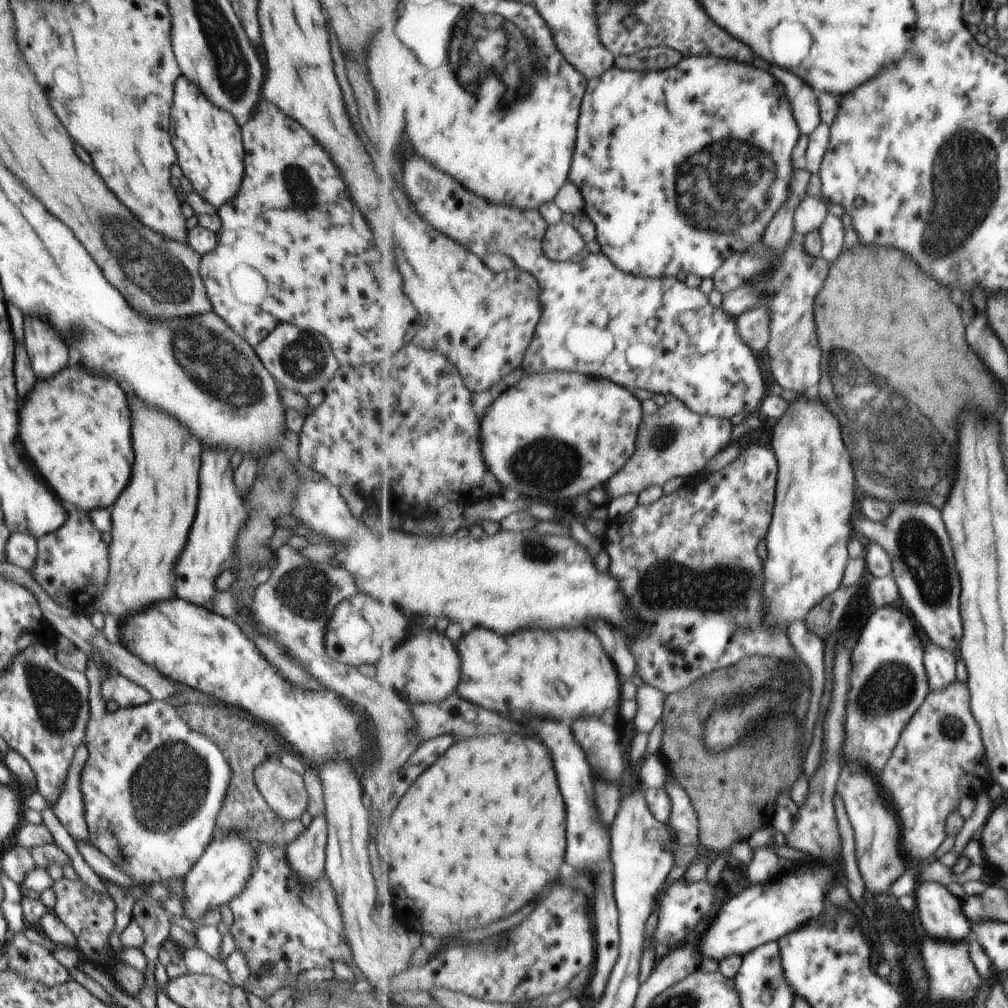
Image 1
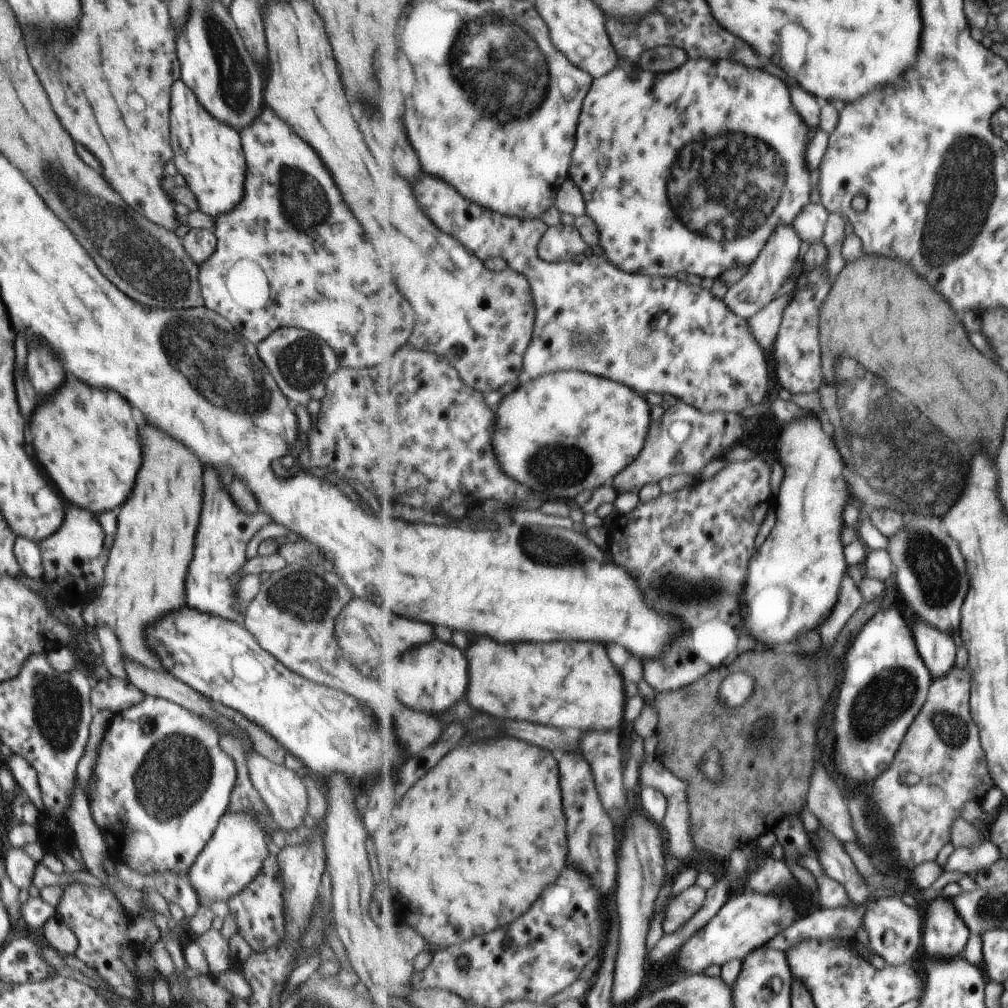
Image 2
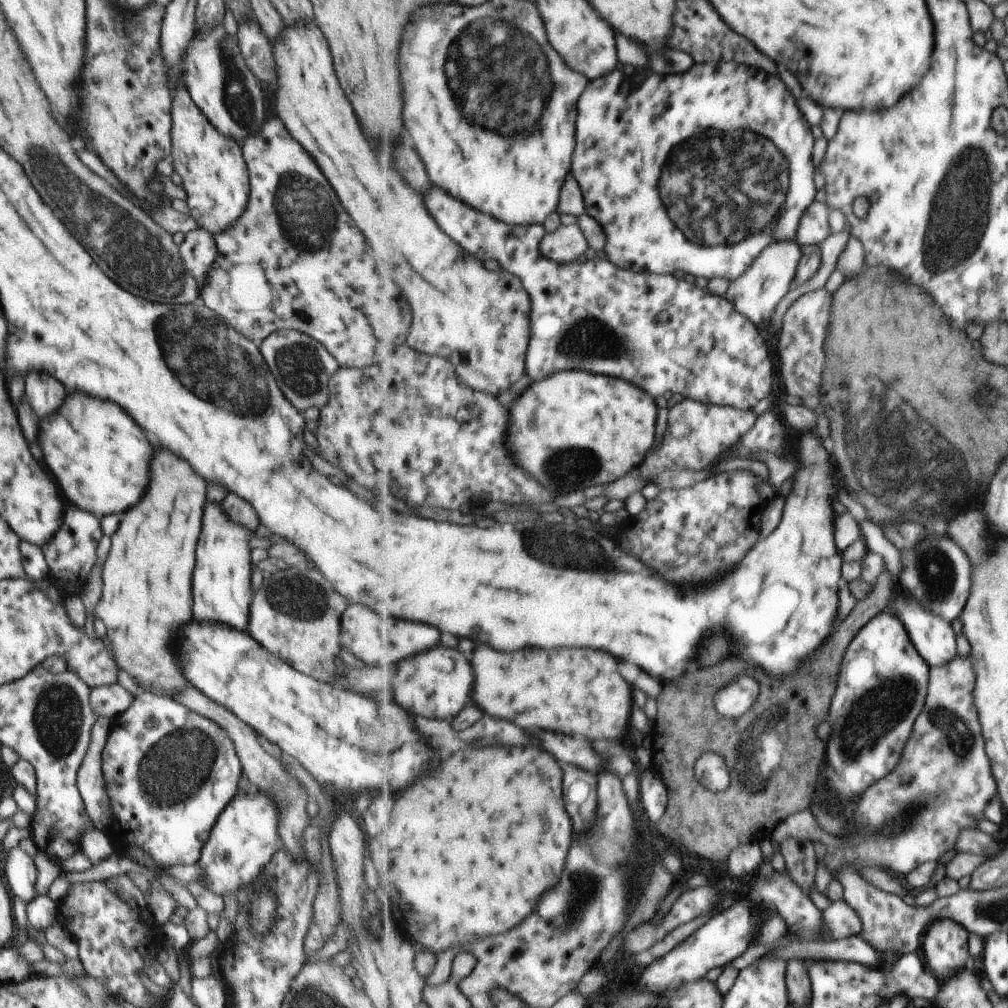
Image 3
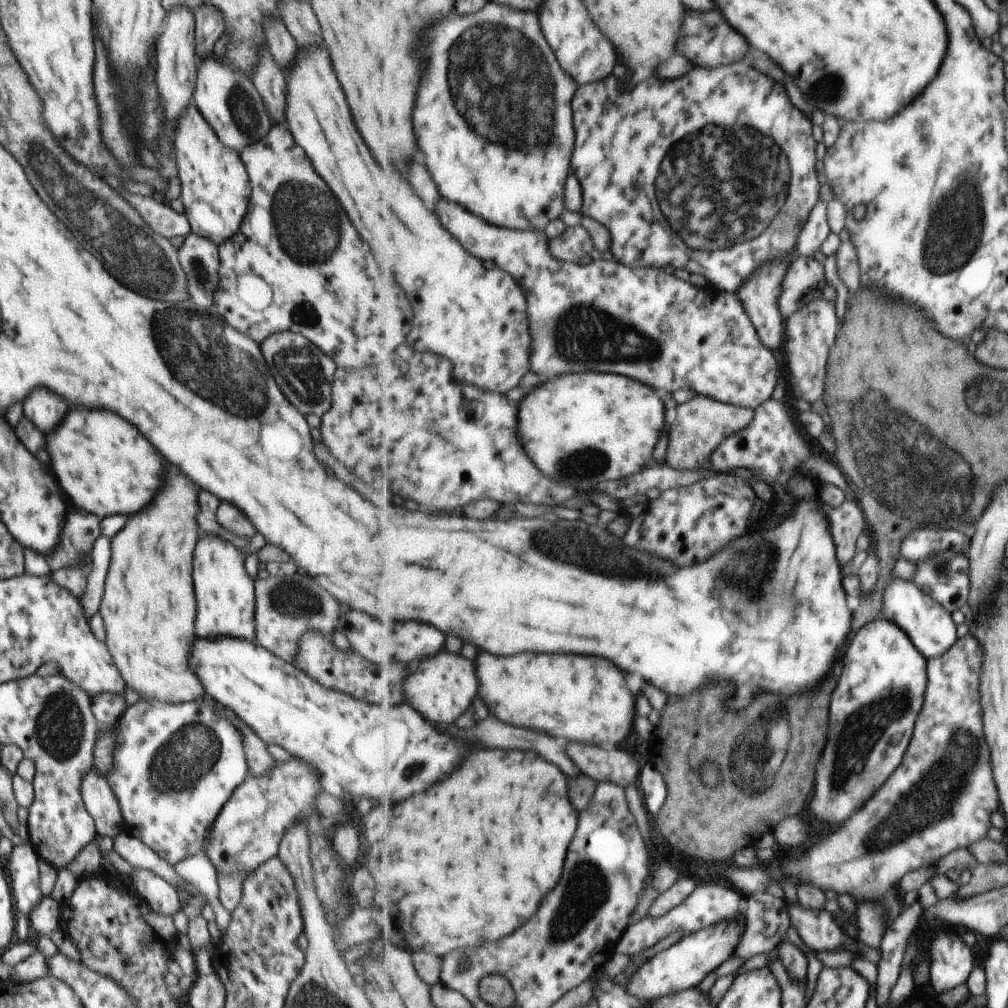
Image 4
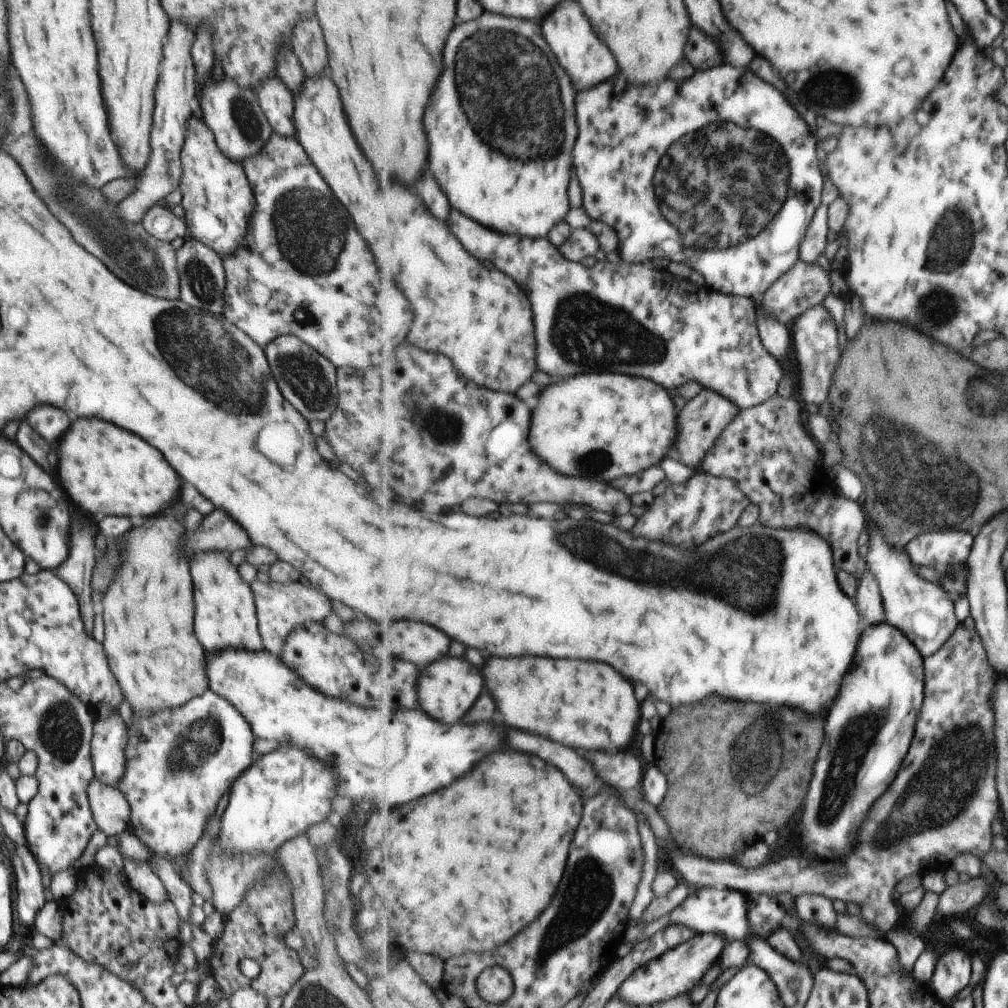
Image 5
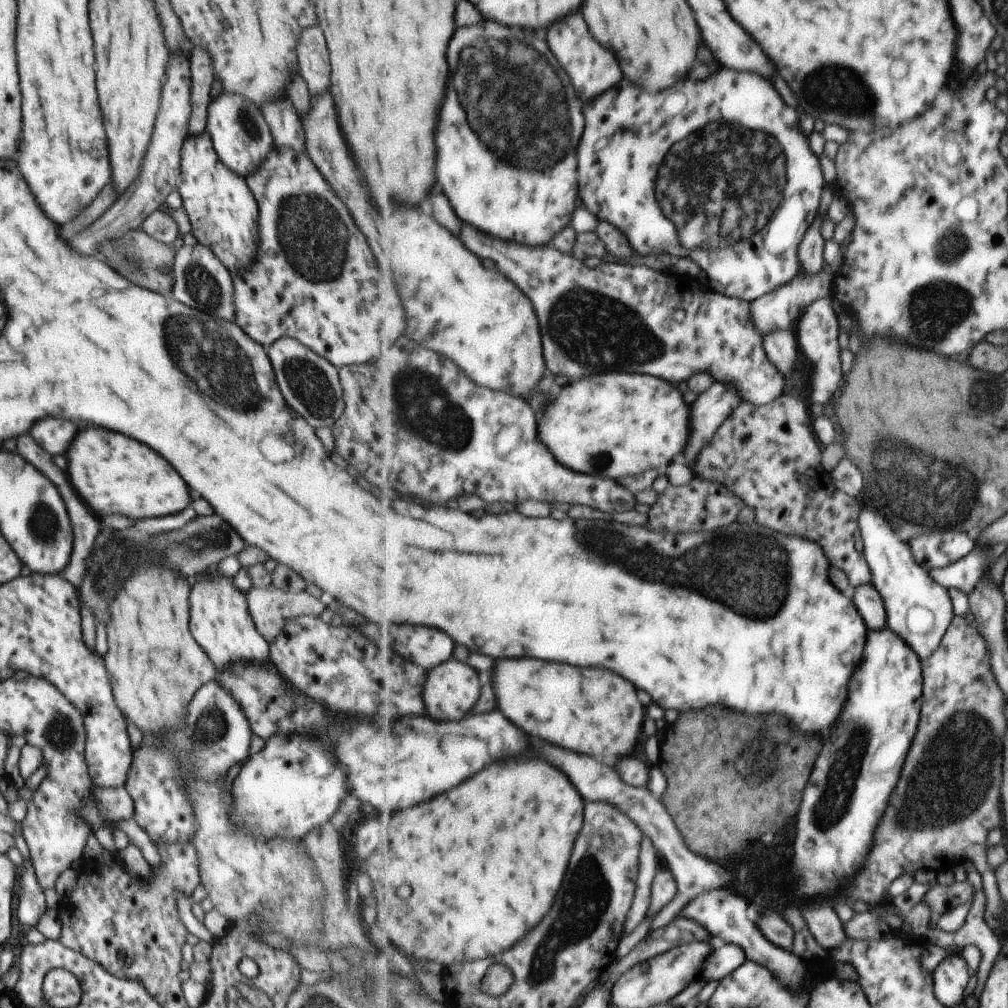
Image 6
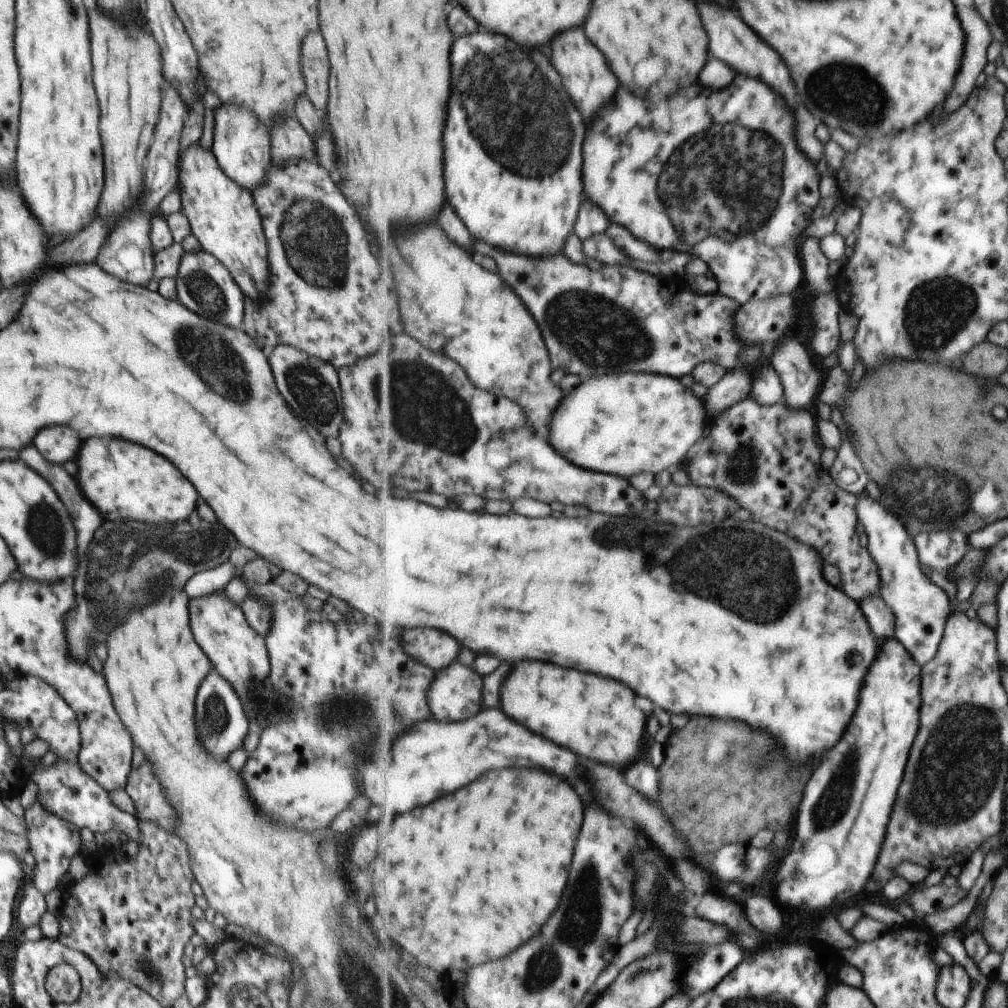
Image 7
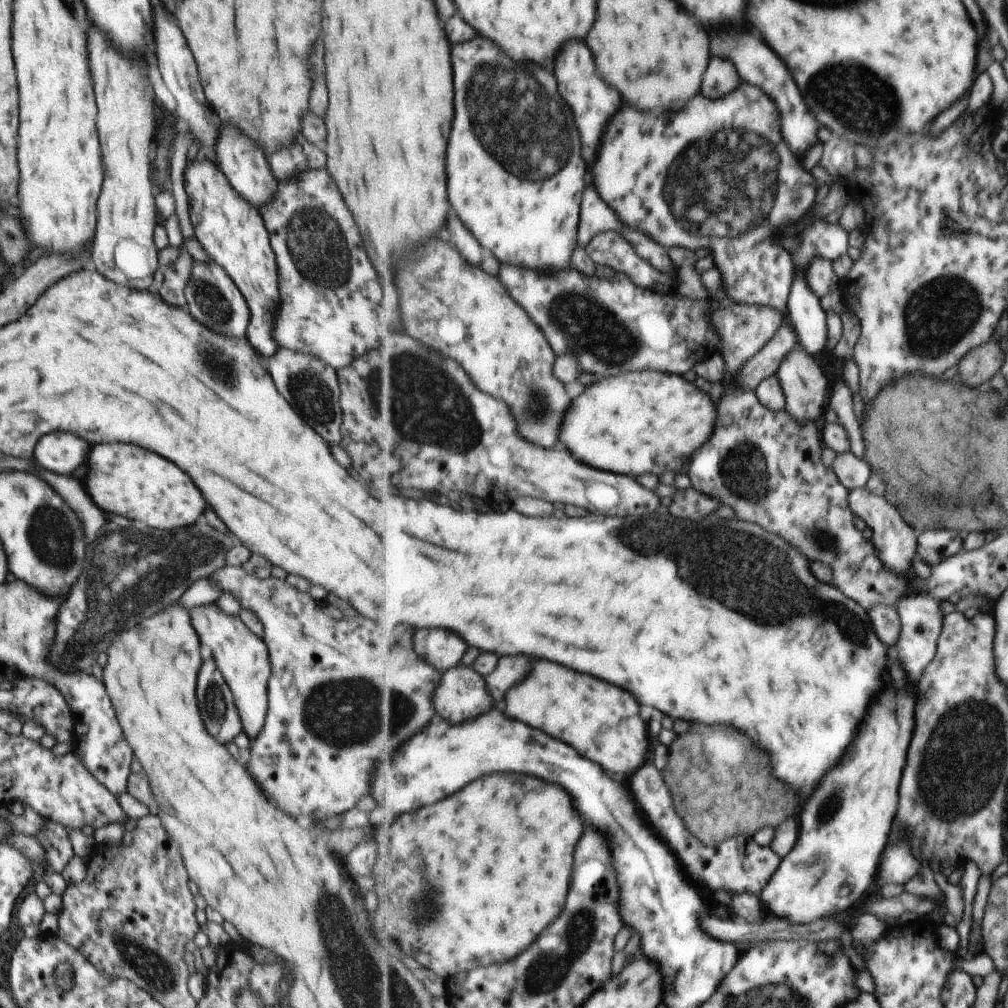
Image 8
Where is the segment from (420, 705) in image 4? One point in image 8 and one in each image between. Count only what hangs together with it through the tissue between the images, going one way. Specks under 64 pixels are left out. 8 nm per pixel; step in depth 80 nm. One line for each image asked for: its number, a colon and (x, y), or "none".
5: (448, 688)
6: (452, 689)
7: (456, 694)
8: (462, 695)

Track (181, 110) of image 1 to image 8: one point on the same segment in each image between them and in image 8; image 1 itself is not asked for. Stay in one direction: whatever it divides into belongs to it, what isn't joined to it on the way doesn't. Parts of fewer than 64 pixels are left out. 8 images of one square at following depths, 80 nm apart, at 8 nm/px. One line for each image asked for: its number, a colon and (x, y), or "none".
2: (207, 152)
3: (214, 176)
4: (215, 191)
5: (217, 201)
6: (222, 216)
7: (222, 218)
8: (230, 231)

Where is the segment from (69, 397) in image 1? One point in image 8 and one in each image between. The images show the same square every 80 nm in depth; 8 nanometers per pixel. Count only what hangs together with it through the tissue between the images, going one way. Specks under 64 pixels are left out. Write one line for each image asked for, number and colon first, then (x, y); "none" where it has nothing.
2: (85, 439)
3: (99, 458)
4: (103, 464)
5: (105, 470)
6: (112, 474)
7: (119, 478)
8: (123, 479)

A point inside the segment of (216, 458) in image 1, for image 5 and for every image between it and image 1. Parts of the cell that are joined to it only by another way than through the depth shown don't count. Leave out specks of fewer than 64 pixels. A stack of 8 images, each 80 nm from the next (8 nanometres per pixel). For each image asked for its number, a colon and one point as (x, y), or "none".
2: (223, 531)
3: (220, 582)
4: (224, 594)
5: (224, 617)

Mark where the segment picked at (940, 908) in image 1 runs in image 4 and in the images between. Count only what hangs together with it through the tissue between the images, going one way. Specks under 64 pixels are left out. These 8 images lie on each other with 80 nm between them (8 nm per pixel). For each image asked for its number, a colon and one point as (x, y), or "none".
2: (945, 933)
3: (945, 944)
4: (952, 963)

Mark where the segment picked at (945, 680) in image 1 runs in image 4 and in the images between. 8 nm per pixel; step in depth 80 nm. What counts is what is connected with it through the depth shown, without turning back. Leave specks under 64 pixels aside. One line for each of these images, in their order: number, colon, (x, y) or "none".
2: (938, 649)
3: (933, 636)
4: (931, 628)

